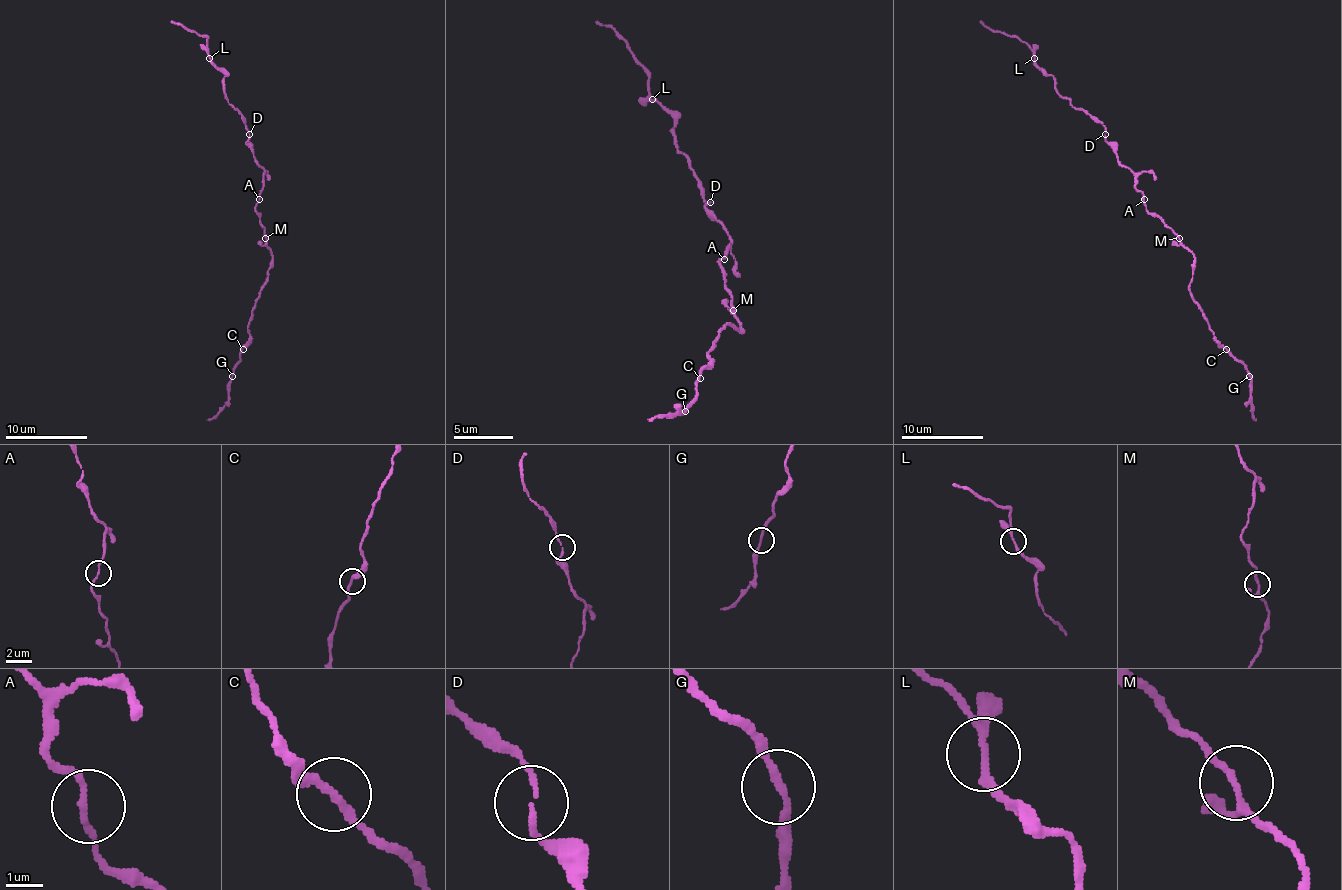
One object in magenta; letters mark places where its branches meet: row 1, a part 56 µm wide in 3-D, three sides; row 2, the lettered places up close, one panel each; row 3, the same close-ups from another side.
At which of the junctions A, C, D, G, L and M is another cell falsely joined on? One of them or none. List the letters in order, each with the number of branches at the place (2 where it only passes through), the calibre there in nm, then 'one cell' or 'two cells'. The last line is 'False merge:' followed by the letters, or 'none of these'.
A: 2 branches meet; 150 nm thick; one cell
C: 2 branches meet; 190 nm thick; one cell
D: 2 branches meet; 130 nm thick; one cell
G: 2 branches meet; 170 nm thick; one cell
L: 3 branches meet; 160 nm thick; one cell
M: 3 branches meet; 150 nm thick; one cell
False merge: none of these

